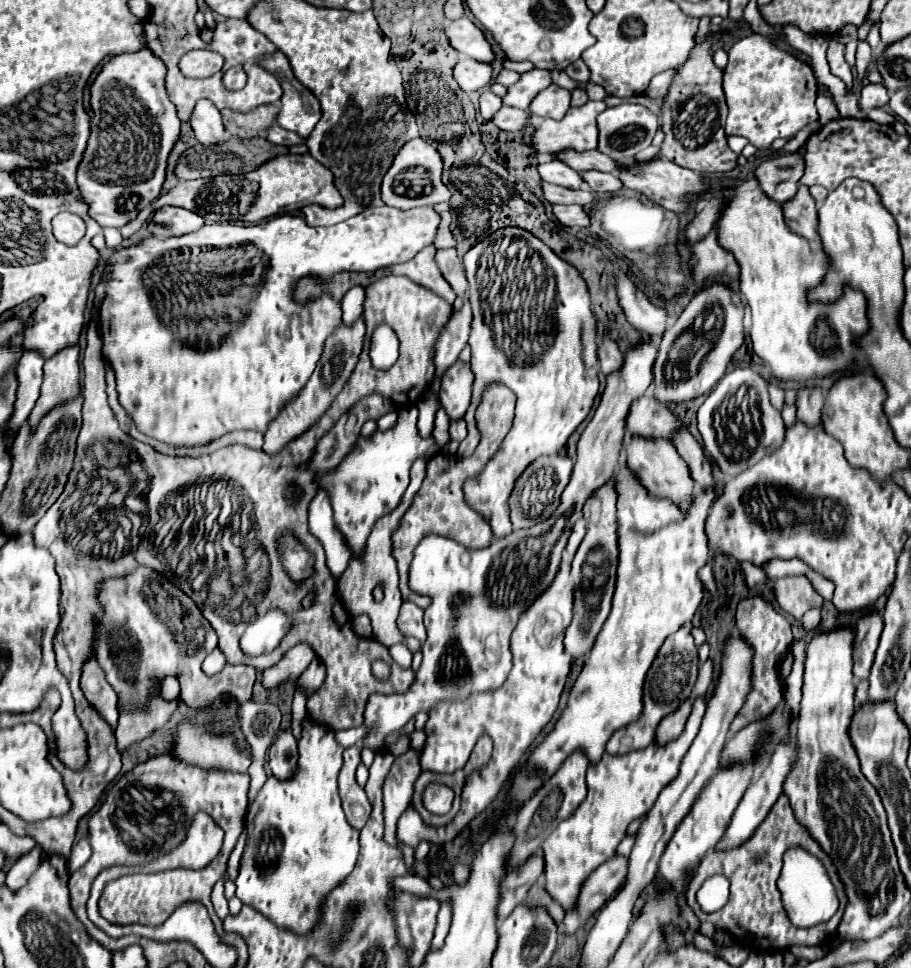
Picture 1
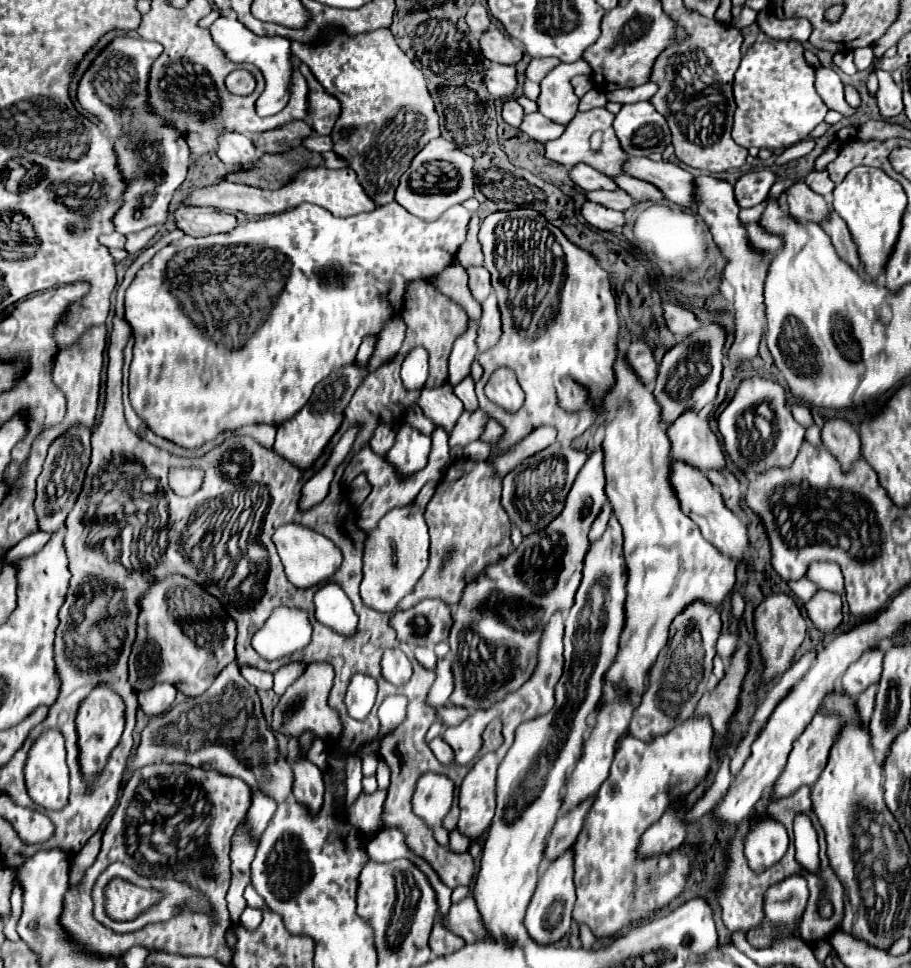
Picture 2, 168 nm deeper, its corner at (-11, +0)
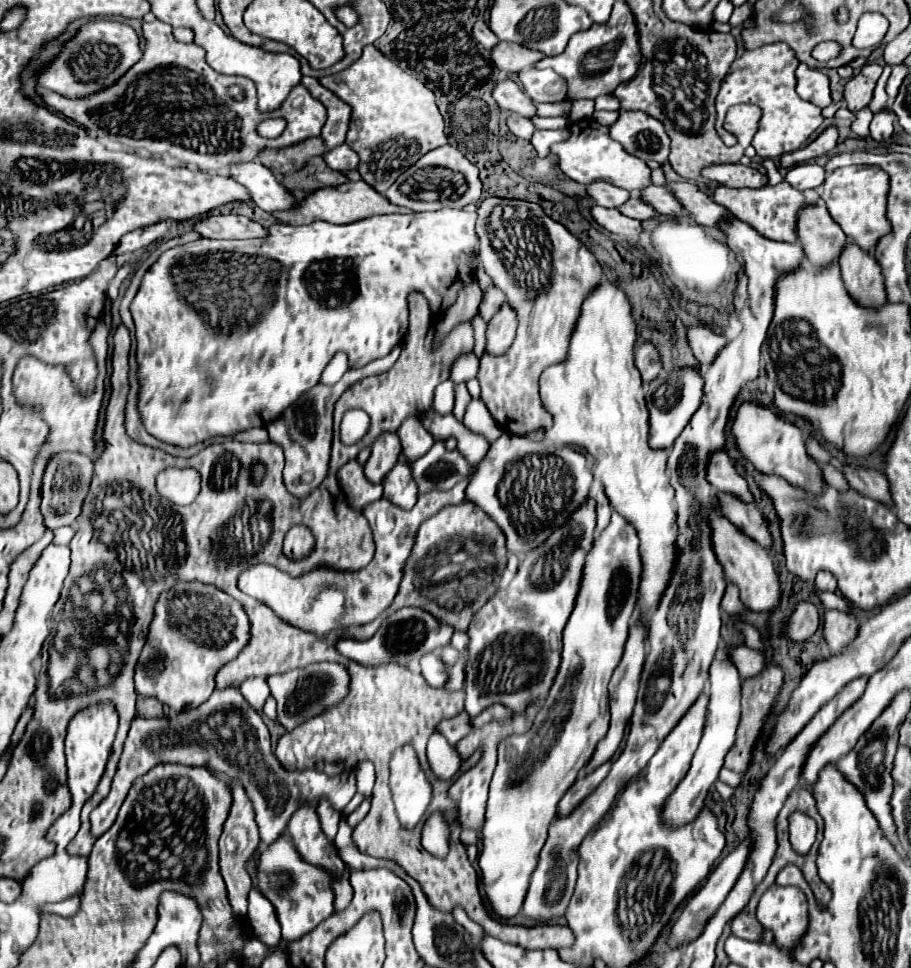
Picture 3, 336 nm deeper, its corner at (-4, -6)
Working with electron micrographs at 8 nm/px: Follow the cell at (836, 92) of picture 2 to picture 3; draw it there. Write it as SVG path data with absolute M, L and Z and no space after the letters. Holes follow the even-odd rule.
M799 64L795 74L797 74L797 94L803 100L809 100L819 108L825 108L833 102L829 94L829 78L821 70L813 70L807 64Z

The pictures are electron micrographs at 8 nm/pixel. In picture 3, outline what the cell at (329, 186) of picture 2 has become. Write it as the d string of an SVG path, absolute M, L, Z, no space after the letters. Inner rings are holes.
M347 182L347 184L331 186L331 188L321 188L321 190L313 192L307 200L303 200L295 210L279 212L279 214L275 214L275 218L281 222L287 222L287 224L295 224L295 226L315 222L315 220L323 220L323 222L331 222L331 224L351 224L351 222L357 222L363 218L371 218L377 214L393 214L393 212L411 212L411 210L387 202L387 198L383 194L379 194L377 190L371 190L371 186L367 186L365 182Z

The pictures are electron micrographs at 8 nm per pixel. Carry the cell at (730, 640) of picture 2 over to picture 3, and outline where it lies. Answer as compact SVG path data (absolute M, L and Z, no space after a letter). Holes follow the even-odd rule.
M737 646L737 648L731 648L731 658L735 660L735 666L741 674L743 680L747 678L755 678L763 672L765 668L765 658L763 654L759 654L757 650L751 650L747 646Z

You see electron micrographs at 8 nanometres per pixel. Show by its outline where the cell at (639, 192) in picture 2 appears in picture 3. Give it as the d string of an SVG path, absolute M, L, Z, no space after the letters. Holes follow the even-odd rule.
M647 186L647 190L641 192L641 198L651 204L659 214L665 216L681 216L683 214L683 206L681 202L675 198L675 194L671 194L671 190L667 186Z

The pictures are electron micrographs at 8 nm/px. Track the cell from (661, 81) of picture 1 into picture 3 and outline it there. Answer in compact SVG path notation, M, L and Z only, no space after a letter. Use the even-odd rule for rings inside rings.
M613 94L599 96L595 100L595 110L619 110L619 100Z

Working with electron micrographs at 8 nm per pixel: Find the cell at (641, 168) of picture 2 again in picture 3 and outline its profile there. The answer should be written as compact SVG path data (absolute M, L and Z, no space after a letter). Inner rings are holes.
M671 182L667 186L673 190L673 194L679 198L683 208L689 212L689 216L695 218L697 224L725 228L731 212L725 206L713 202L713 198L701 192L693 182Z

